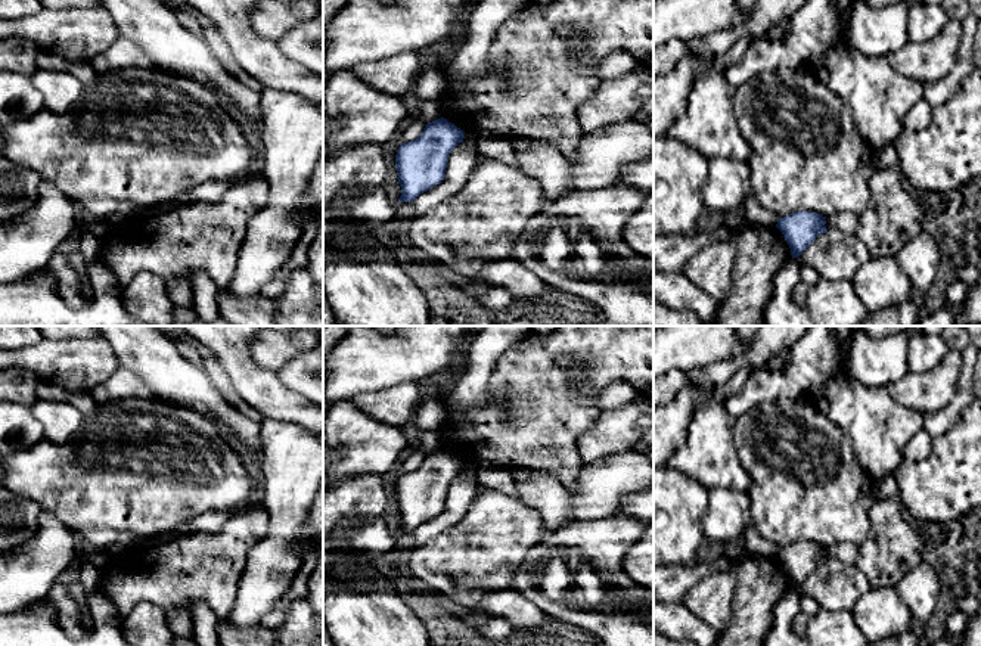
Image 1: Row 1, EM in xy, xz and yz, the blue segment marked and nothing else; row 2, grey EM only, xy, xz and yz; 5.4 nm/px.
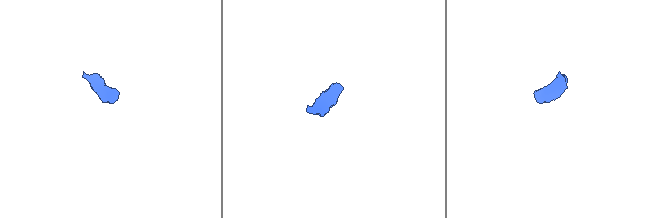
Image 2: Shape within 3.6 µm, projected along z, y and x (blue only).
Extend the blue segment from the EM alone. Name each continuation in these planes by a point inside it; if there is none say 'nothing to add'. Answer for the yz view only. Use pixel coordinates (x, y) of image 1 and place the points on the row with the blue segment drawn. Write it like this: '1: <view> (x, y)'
nothing to add

